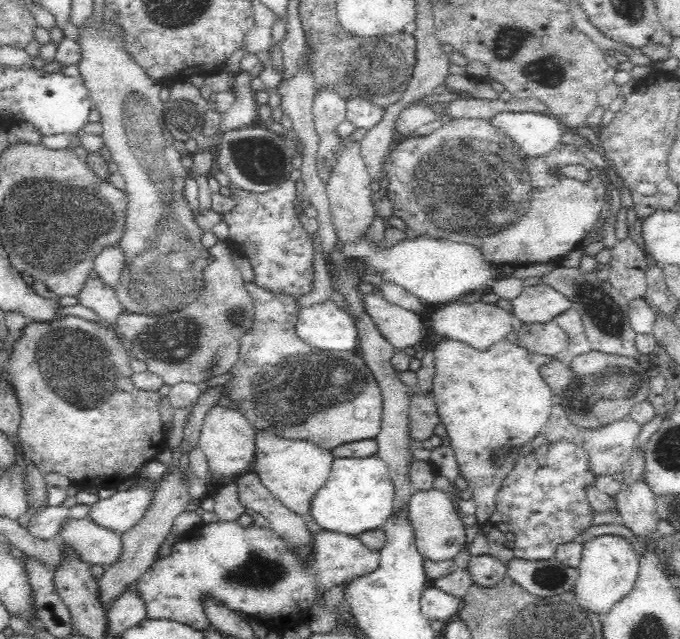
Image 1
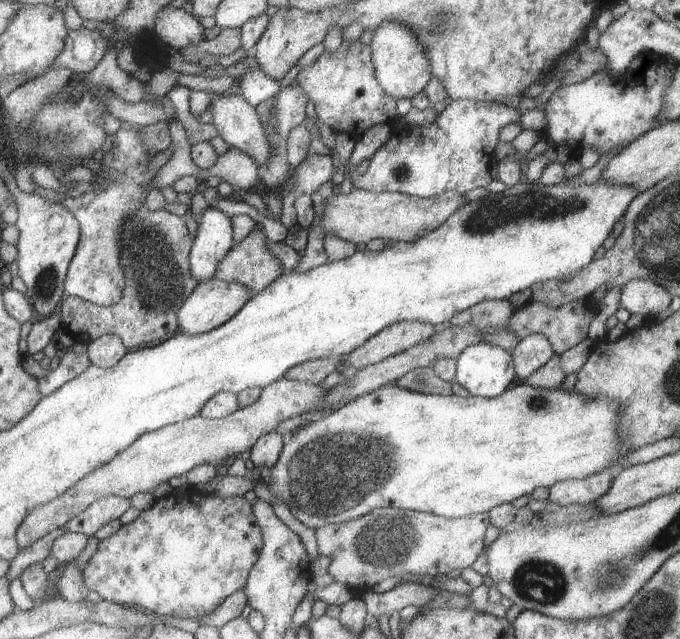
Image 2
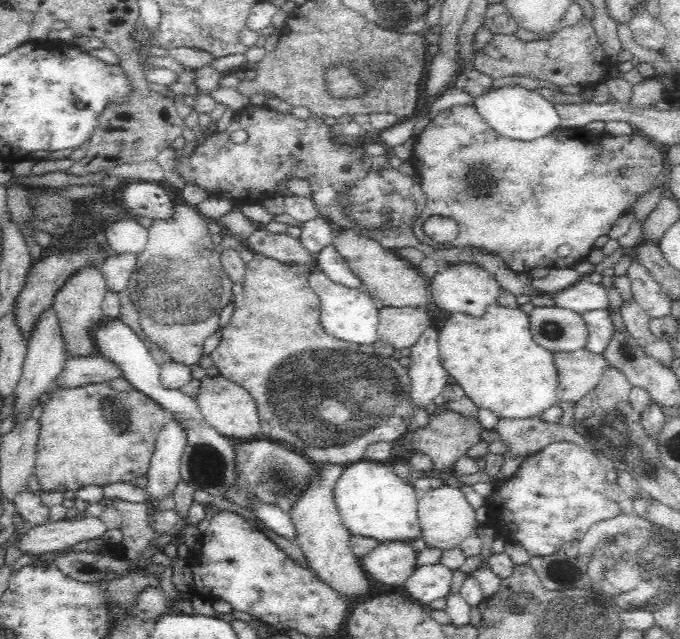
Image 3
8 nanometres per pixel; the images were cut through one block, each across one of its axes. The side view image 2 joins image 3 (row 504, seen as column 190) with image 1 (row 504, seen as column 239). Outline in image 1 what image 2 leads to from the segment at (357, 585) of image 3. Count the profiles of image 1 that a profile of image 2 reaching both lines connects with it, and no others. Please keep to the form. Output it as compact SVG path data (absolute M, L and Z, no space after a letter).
M258 430L256 458L252 470L259 474L262 484L288 508L302 518L313 518L311 502L316 492L324 486L334 464L332 452L305 440L283 439L270 431Z

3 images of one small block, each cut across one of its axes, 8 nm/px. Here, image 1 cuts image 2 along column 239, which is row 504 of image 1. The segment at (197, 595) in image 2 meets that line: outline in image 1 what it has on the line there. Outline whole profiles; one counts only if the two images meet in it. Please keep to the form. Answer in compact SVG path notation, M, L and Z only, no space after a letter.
M569 440L547 441L534 452L521 456L515 468L505 476L495 498L496 511L501 512L502 525L511 538L515 557L529 561L552 559L560 544L579 540L580 534L586 532L594 516L586 489L595 484L596 477L586 450Z

